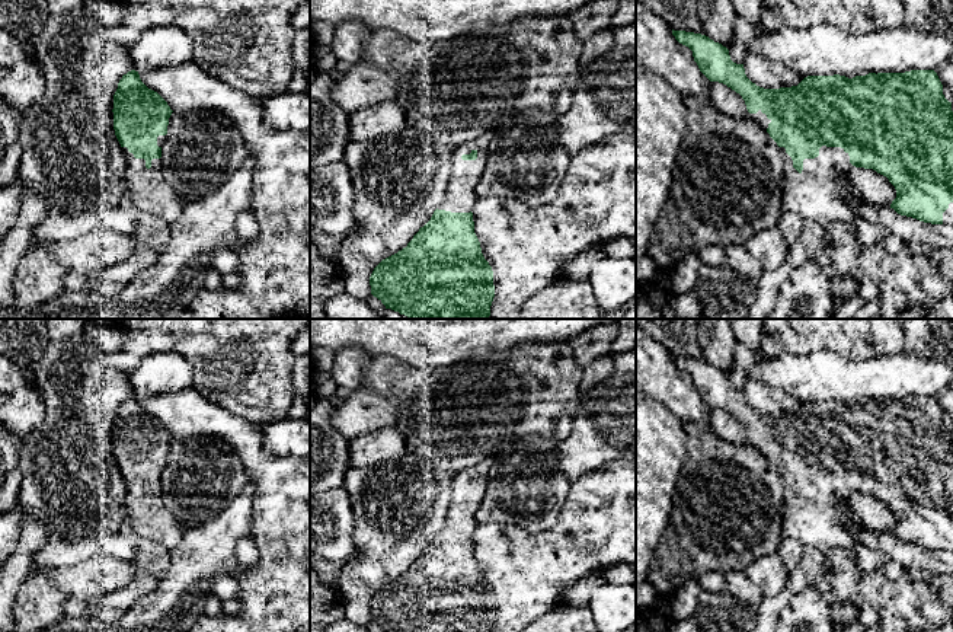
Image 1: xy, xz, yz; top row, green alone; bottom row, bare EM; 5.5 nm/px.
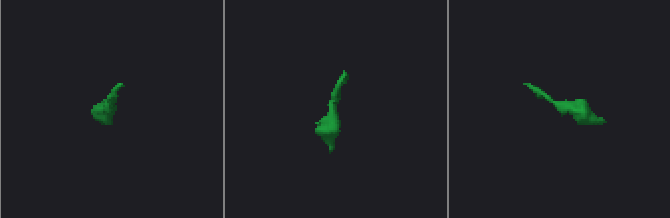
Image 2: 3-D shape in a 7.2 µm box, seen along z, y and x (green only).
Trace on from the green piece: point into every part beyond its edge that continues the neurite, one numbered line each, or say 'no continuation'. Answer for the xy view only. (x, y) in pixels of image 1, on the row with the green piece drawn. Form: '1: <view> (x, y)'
1: xy (147, 191)

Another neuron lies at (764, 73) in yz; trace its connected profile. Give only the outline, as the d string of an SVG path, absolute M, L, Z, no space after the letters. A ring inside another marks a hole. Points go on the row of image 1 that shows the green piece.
M746 52L742 64L746 77L764 89L791 87L805 79L786 66L767 60L755 52Z

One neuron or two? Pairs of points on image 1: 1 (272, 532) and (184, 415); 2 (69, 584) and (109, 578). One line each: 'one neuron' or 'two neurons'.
1: one neuron
2: one neuron

